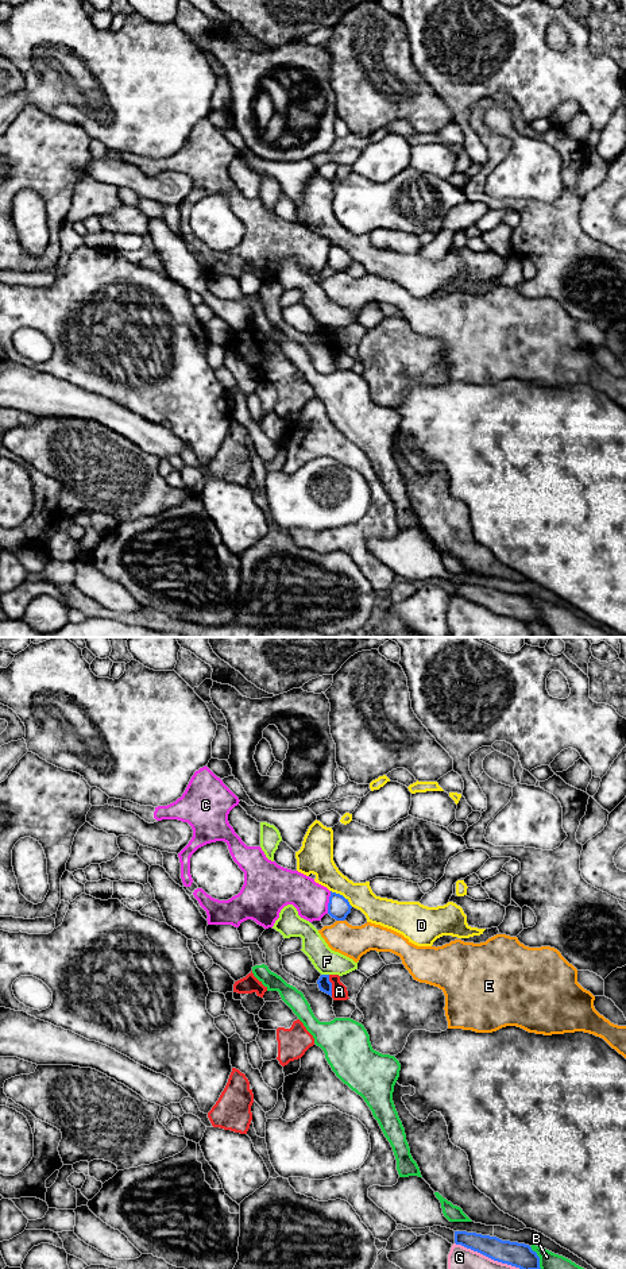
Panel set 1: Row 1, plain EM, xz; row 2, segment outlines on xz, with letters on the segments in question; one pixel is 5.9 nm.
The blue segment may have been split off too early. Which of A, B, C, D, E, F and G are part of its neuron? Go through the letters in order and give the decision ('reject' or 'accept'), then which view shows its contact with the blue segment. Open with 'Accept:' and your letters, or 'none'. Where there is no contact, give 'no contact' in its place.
Accept: none
A: reject | xz
B: reject | xz
C: reject | xz
D: reject | xz
E: reject | xz
F: reject | xz
G: reject | xz

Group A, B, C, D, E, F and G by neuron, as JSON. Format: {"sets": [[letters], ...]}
{"sets": [["A"], ["B"], ["C"], ["D"], ["E"], ["F"], ["G"]]}

